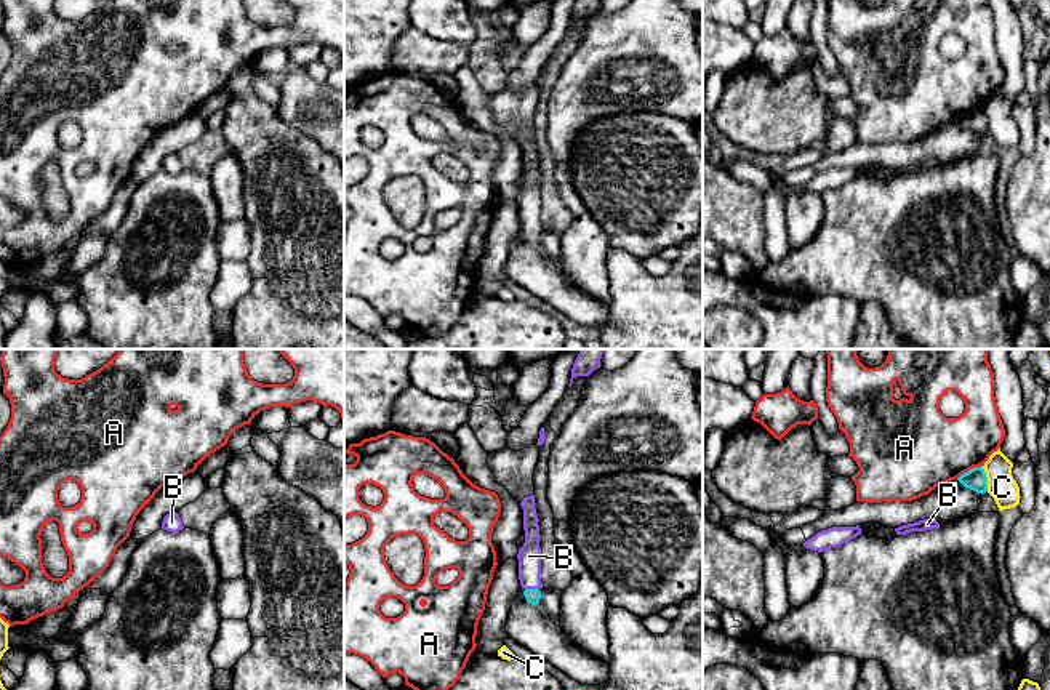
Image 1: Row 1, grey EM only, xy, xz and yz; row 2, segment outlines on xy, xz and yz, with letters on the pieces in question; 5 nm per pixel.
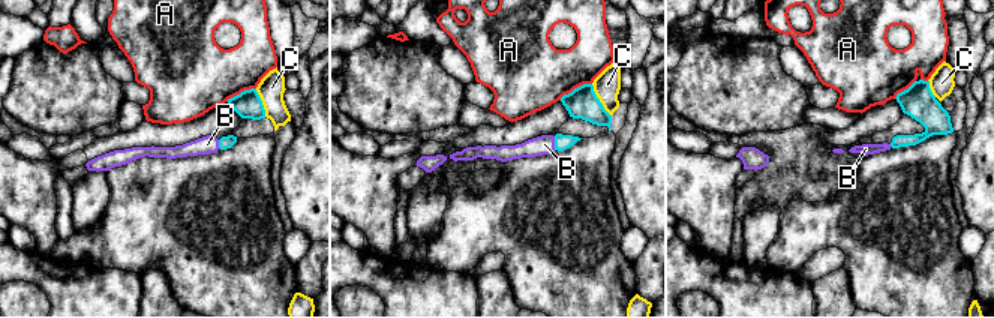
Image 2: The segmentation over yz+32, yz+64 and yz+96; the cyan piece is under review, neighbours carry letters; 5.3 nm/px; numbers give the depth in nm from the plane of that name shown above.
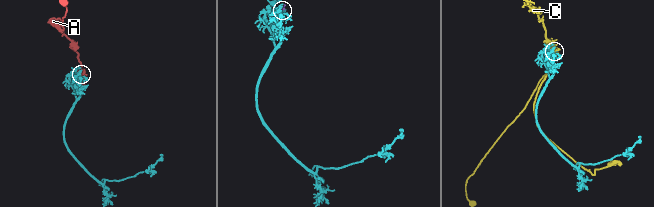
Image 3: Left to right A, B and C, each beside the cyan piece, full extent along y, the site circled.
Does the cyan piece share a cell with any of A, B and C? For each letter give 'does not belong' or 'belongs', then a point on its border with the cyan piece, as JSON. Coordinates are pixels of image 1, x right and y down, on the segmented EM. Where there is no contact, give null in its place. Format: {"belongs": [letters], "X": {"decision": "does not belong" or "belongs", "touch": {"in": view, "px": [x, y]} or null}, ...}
{"belongs": ["B"], "A": {"decision": "does not belong", "touch": {"in": "yz", "px": [970, 469]}}, "B": {"decision": "belongs", "touch": {"in": "xz", "px": [532, 589]}}, "C": {"decision": "does not belong", "touch": {"in": "yz", "px": [986, 479]}}}

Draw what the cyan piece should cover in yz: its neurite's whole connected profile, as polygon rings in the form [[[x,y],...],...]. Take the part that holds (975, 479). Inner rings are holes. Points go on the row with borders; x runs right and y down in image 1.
[[[983,466],[970,469],[968,472],[962,474],[957,480],[965,488],[970,488],[976,493],[983,495],[988,491],[988,477]]]

